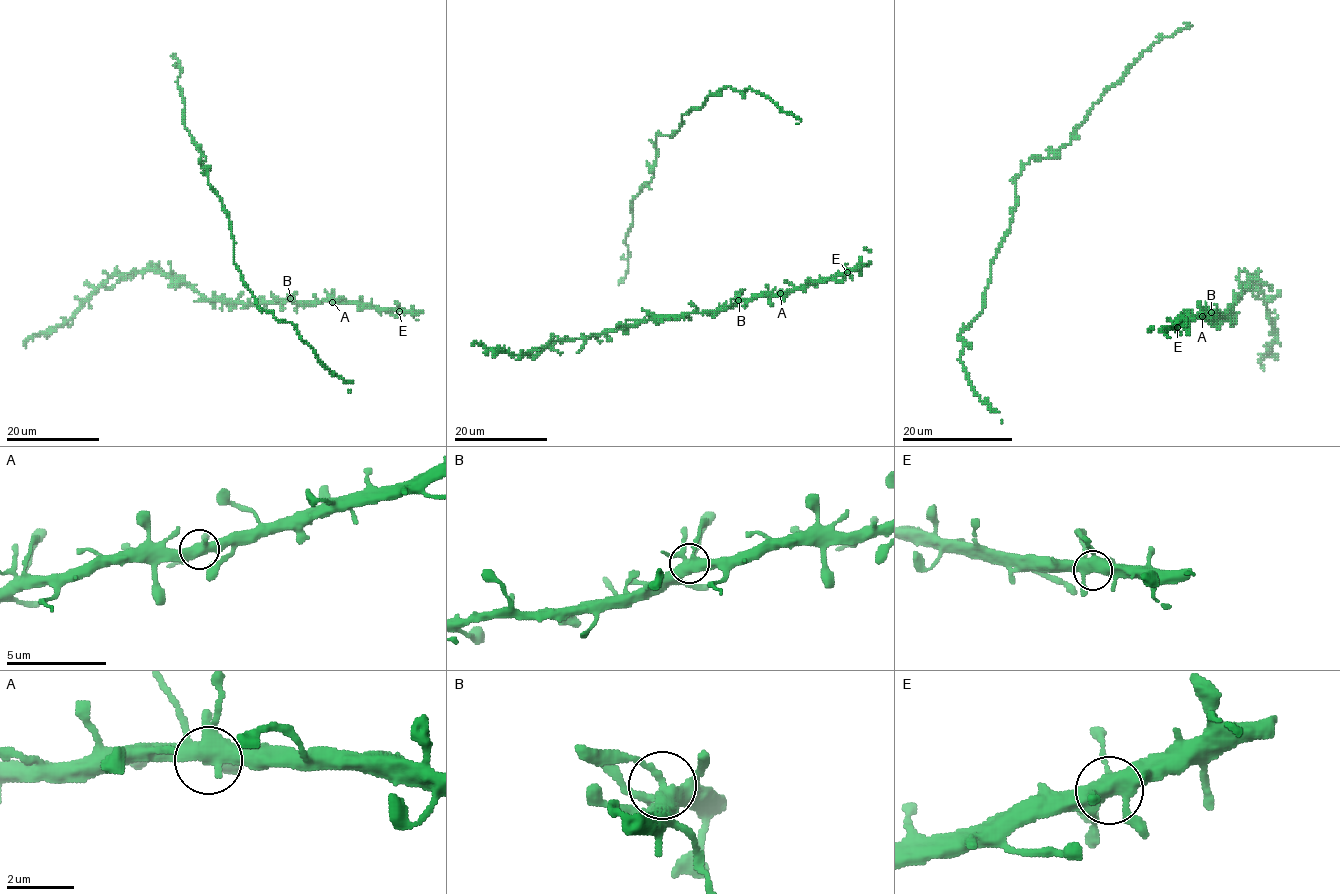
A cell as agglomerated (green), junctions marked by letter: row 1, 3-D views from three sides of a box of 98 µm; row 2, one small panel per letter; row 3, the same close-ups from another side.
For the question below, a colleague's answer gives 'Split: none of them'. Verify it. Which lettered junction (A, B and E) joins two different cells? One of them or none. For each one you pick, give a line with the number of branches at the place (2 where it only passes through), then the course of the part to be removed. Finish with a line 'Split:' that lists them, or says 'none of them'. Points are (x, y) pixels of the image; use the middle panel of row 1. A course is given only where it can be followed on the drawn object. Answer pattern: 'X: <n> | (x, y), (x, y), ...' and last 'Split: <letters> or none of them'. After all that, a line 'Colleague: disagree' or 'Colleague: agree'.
Split: none of them
Colleague: agree

